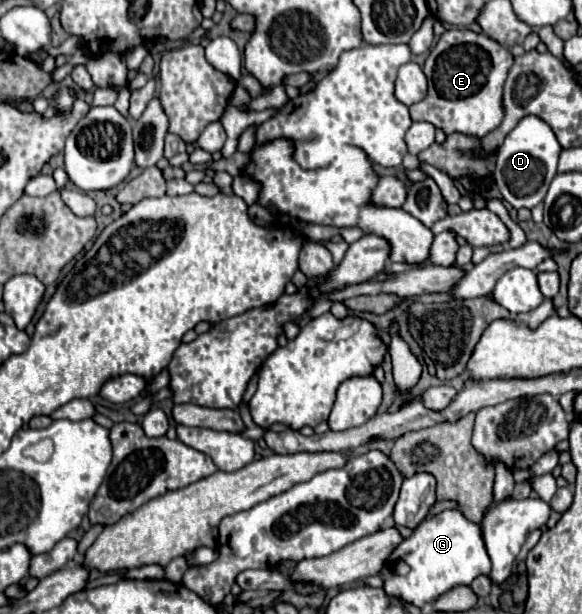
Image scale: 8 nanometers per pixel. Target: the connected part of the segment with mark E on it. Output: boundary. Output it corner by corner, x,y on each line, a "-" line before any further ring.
446,30
422,66
428,78
428,94
410,106
412,120
426,120
448,134
462,132
484,138
502,122
502,86
510,66
512,54
492,38
486,38
486,34

